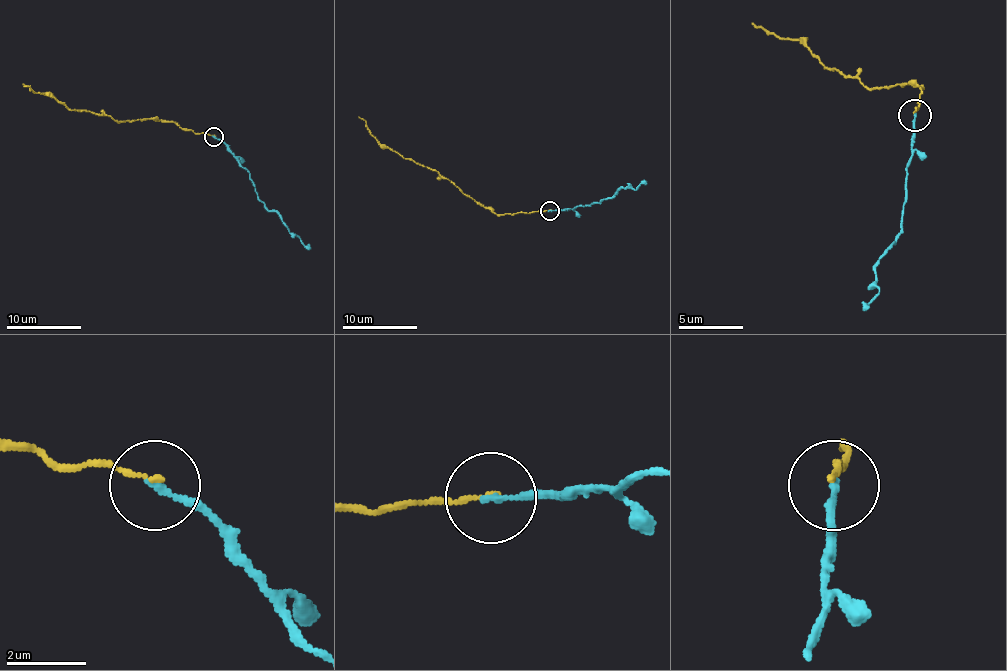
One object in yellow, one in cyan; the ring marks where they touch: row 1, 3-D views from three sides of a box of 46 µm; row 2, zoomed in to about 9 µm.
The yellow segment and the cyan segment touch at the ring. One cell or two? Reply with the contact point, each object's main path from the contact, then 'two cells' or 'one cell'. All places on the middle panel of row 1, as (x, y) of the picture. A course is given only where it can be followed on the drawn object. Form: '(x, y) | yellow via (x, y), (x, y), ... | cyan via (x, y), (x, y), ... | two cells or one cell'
(550, 210) | yellow via (550, 210), (494, 214), (466, 197), (436, 171), (405, 160), (384, 146), (358, 117) | cyan via (550, 210), (600, 202), (621, 187), (636, 189), (647, 184) | two cells

